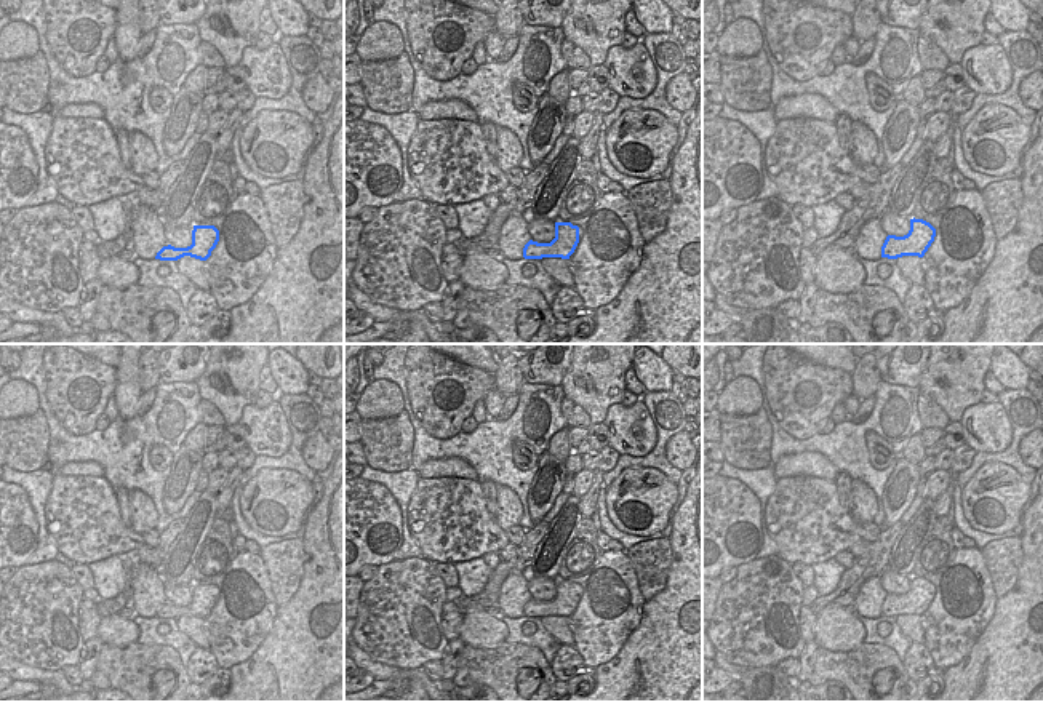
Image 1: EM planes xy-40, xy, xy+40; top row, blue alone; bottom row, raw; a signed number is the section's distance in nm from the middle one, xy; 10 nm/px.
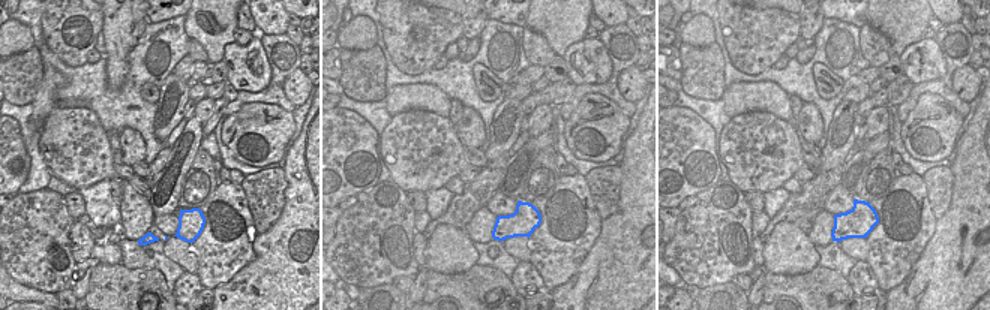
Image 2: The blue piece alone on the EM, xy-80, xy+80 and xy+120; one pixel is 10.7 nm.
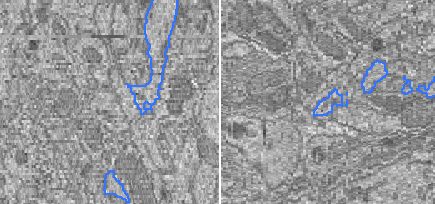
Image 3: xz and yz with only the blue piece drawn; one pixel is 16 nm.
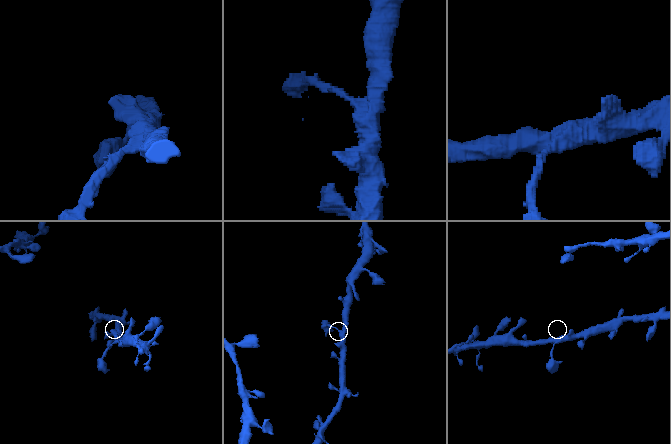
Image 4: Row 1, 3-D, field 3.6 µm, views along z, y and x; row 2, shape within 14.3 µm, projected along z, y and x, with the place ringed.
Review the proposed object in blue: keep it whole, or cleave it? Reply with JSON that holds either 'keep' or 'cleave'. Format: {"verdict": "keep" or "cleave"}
{"verdict": "keep"}

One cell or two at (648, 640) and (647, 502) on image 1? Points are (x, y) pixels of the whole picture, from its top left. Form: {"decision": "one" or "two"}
{"decision": "two"}

